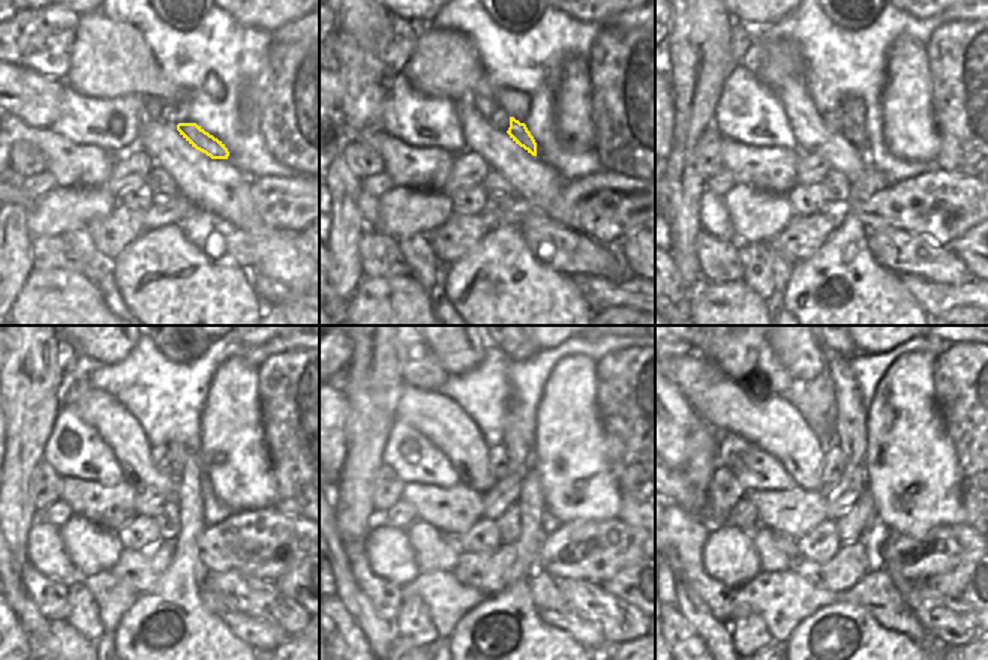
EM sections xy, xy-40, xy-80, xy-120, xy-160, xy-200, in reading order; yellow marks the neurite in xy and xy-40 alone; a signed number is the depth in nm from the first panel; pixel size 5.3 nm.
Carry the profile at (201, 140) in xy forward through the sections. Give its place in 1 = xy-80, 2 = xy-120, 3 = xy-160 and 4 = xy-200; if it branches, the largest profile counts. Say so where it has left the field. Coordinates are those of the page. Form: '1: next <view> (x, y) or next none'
1: next xy-80 (856, 135)
2: next xy-120 (177, 453)
3: next xy-160 (516, 446)
4: next xy-200 (850, 413)

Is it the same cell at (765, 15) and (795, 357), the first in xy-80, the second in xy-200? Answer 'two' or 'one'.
one

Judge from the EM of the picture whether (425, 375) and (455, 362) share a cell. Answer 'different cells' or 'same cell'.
different cells

